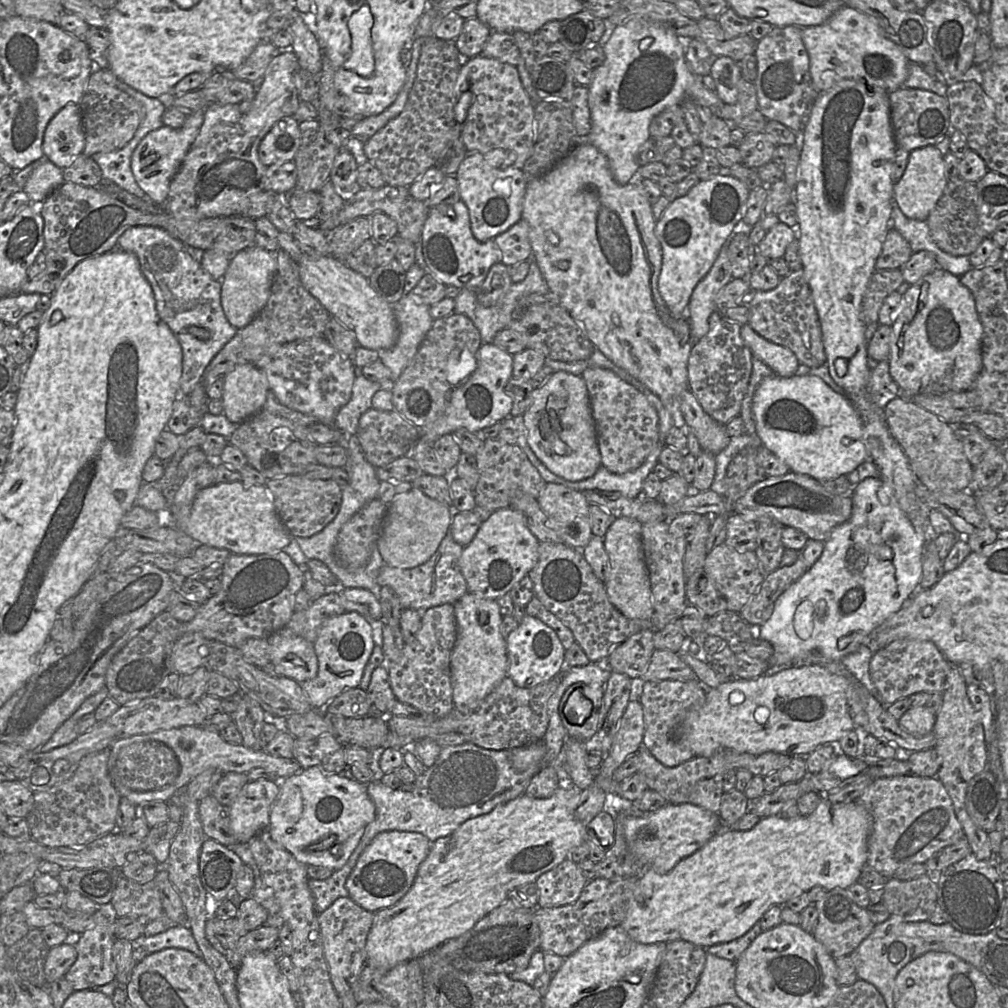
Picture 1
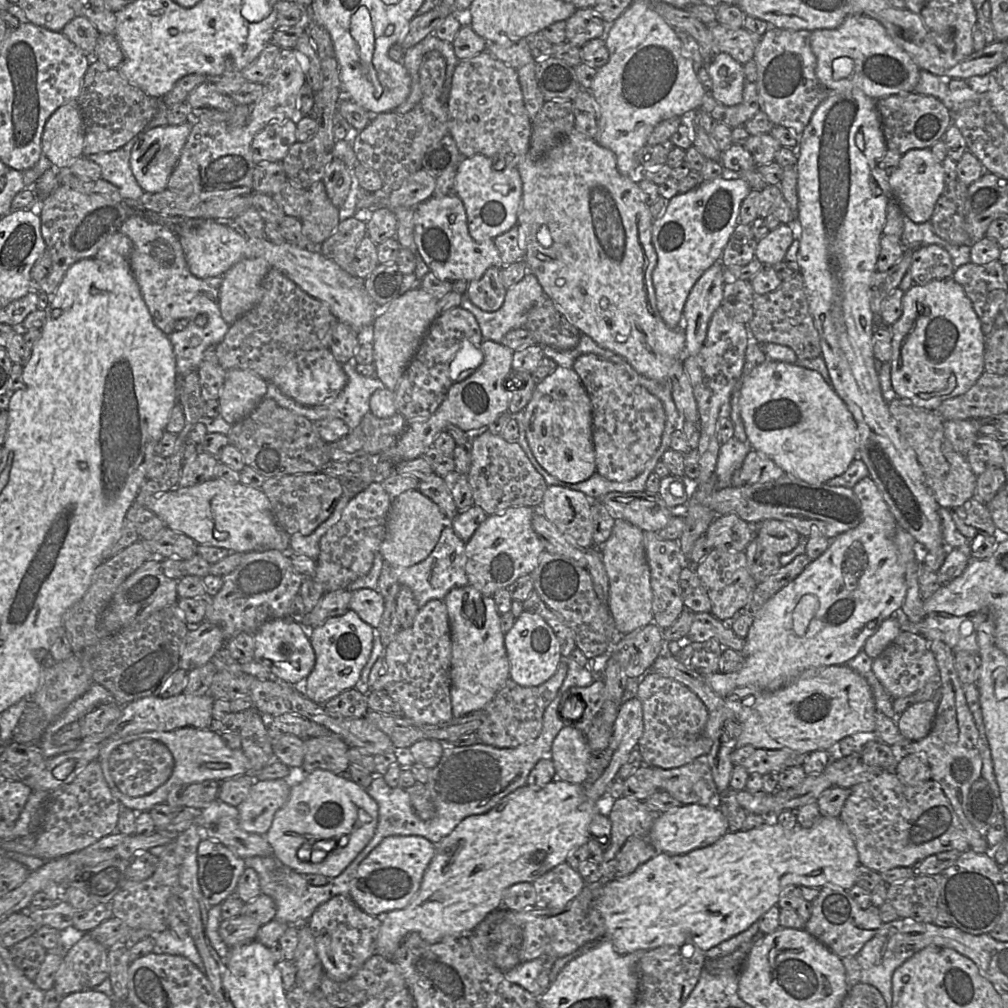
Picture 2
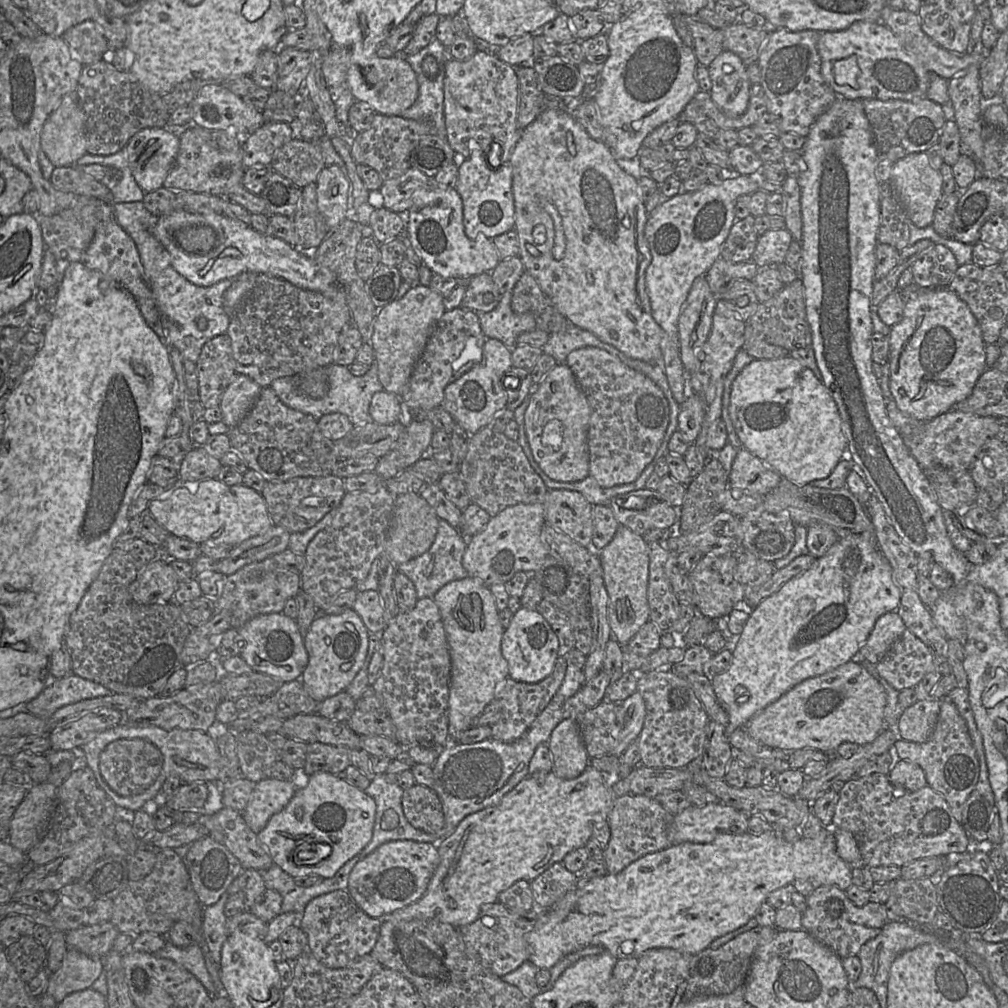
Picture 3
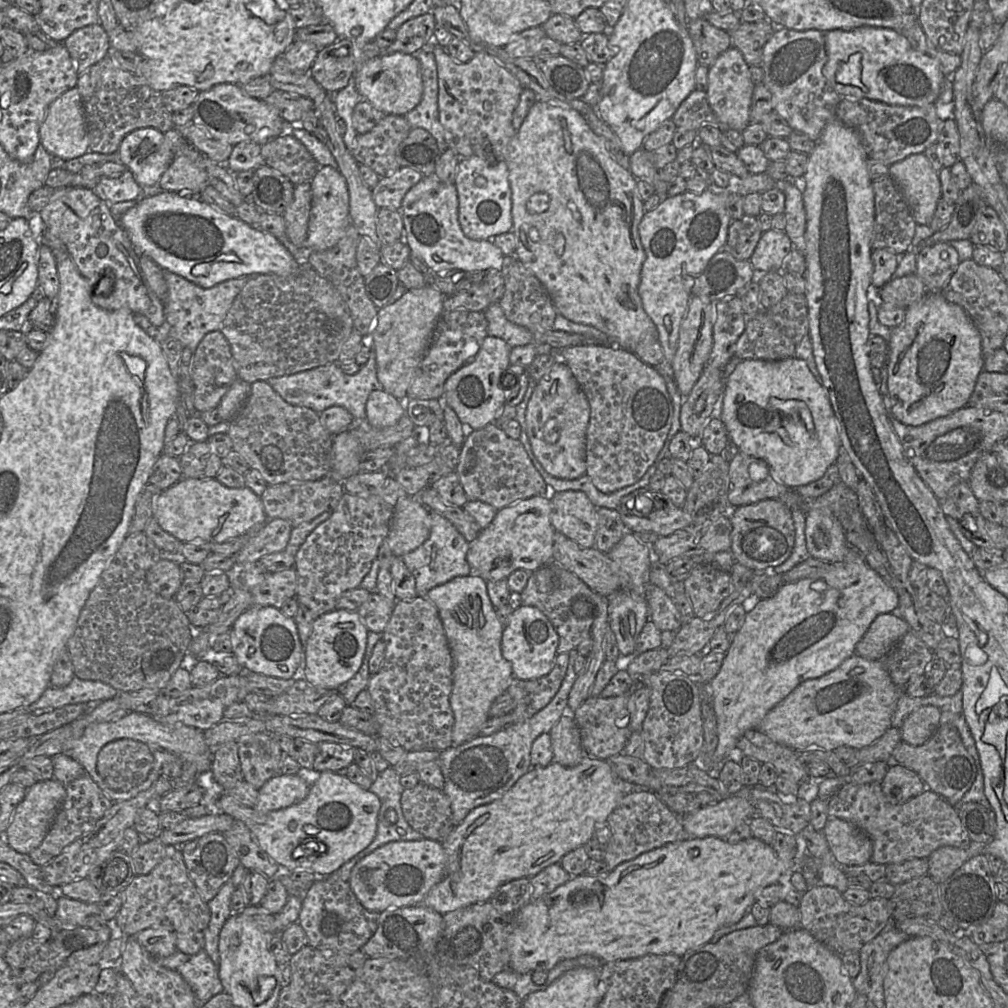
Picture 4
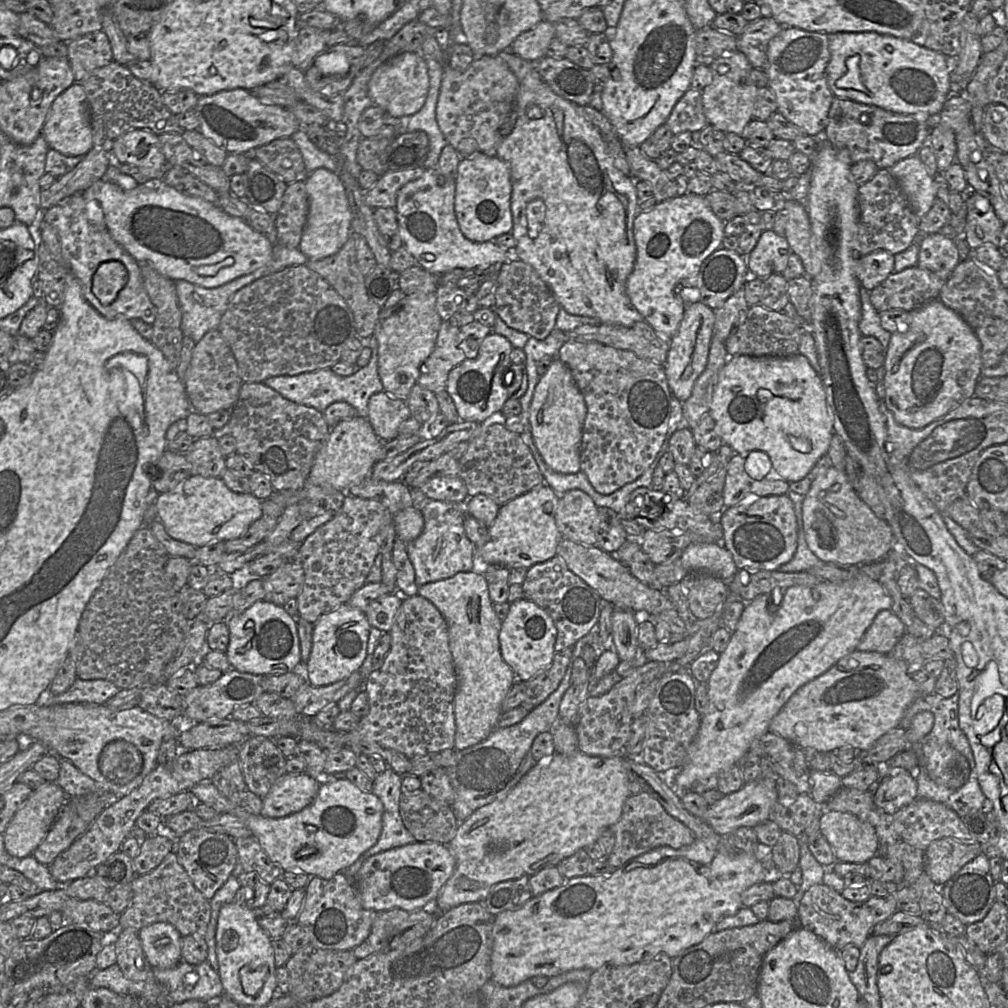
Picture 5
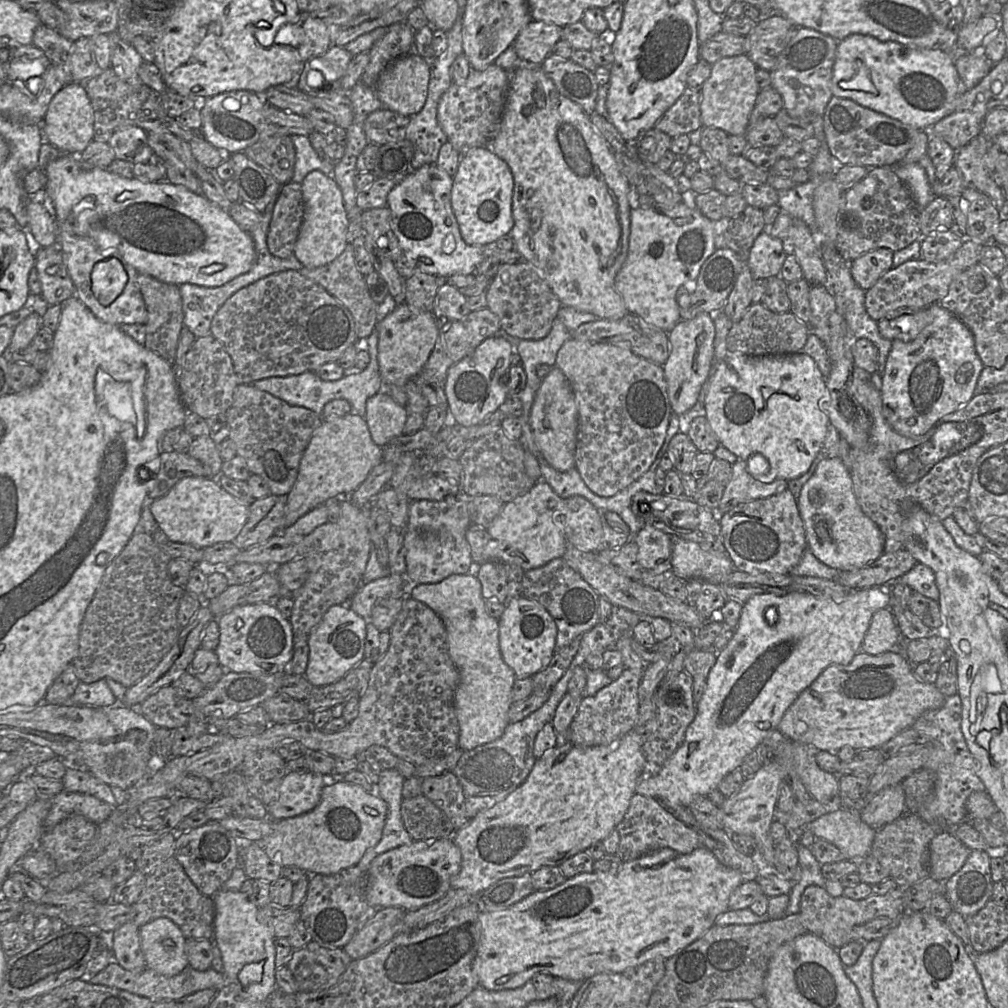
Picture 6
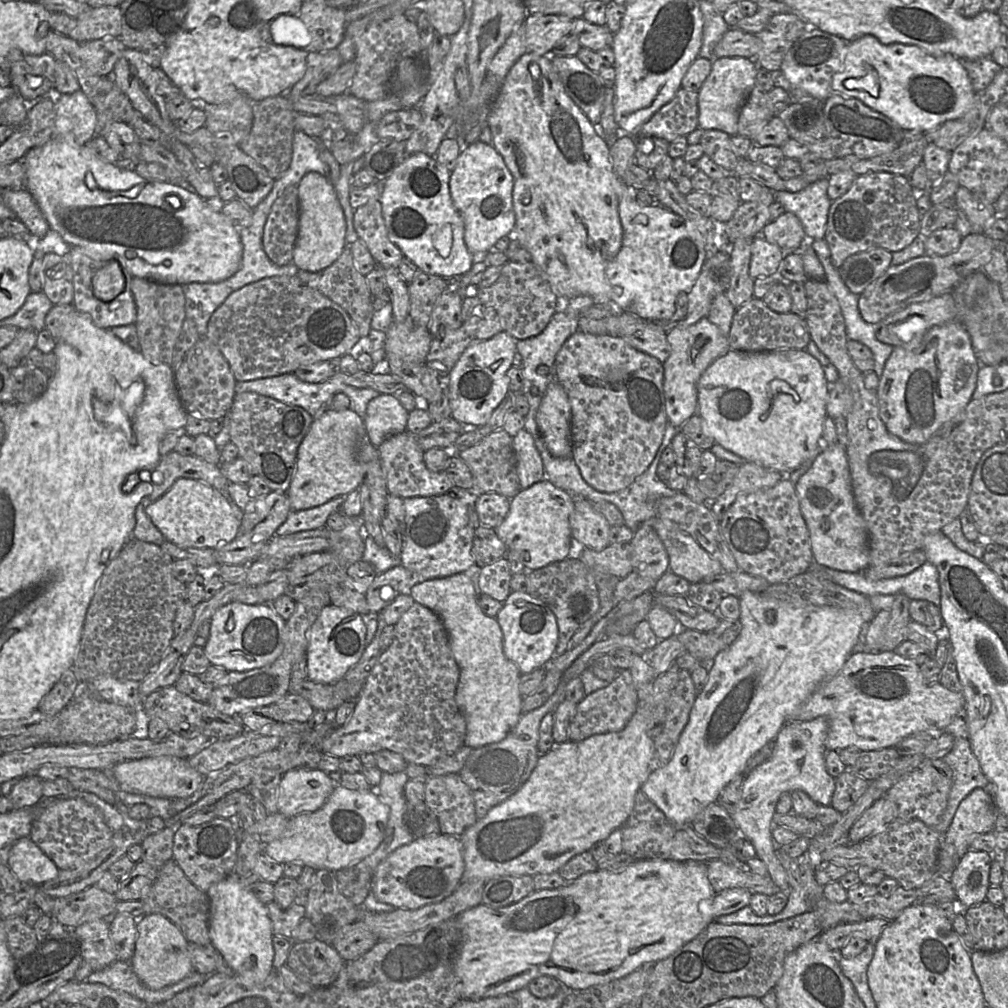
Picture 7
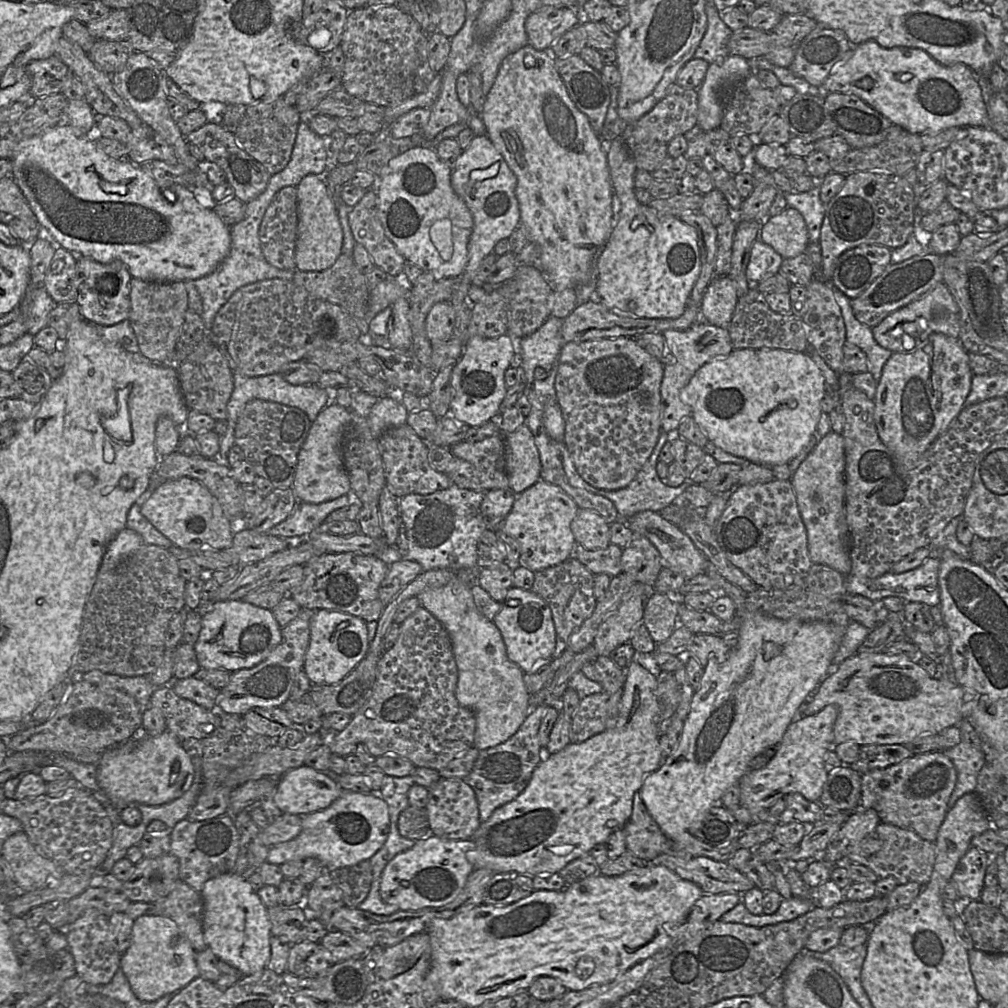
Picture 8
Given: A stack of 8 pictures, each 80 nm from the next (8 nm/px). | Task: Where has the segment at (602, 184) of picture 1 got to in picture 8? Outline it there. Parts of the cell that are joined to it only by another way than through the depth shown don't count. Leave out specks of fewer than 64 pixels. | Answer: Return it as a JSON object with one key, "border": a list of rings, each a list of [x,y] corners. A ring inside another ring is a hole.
{"border":[[[529,44],[508,55],[502,61],[494,84],[485,97],[481,120],[485,124],[488,138],[504,157],[517,178],[515,194],[520,208],[520,226],[524,228],[528,242],[536,242],[541,248],[540,271],[546,277],[553,291],[562,291],[589,283],[592,259],[598,250],[602,252],[612,232],[613,187],[607,164],[607,154],[602,149],[602,140],[593,131],[588,117],[571,100],[566,86],[555,67],[555,59],[556,57],[551,54],[550,50],[536,50]]]}

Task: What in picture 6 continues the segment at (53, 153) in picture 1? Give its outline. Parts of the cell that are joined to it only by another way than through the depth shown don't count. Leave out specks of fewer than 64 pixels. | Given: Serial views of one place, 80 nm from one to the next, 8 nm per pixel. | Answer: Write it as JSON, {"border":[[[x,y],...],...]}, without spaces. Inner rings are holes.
{"border":[[[68,83],[56,93],[43,119],[42,131],[44,141],[71,154],[81,154],[94,140],[94,112],[83,83]]]}

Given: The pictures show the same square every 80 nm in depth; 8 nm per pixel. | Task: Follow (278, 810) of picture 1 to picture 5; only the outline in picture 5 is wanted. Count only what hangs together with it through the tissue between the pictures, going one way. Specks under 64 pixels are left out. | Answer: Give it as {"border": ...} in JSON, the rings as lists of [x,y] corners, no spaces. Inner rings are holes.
{"border":[[[204,779],[190,790],[196,802],[202,802],[212,807],[217,814],[228,813],[242,820],[258,840],[262,849],[270,860],[278,864],[285,871],[302,871],[311,876],[330,879],[337,873],[351,866],[362,854],[369,850],[378,841],[382,830],[382,801],[374,794],[364,792],[348,779],[327,782],[319,786],[314,800],[304,809],[285,817],[271,818],[255,815],[243,806],[237,805],[223,796],[211,783],[211,779]],[[305,847],[315,849],[315,853],[307,857],[298,858],[297,853]]]}

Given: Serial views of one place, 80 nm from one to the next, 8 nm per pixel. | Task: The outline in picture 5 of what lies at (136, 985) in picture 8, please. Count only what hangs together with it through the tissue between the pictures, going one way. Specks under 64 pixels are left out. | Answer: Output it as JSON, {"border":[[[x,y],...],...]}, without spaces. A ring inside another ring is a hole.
{"border":[[[156,922],[141,928],[138,937],[152,967],[167,969],[181,960],[181,934],[167,922]]]}

